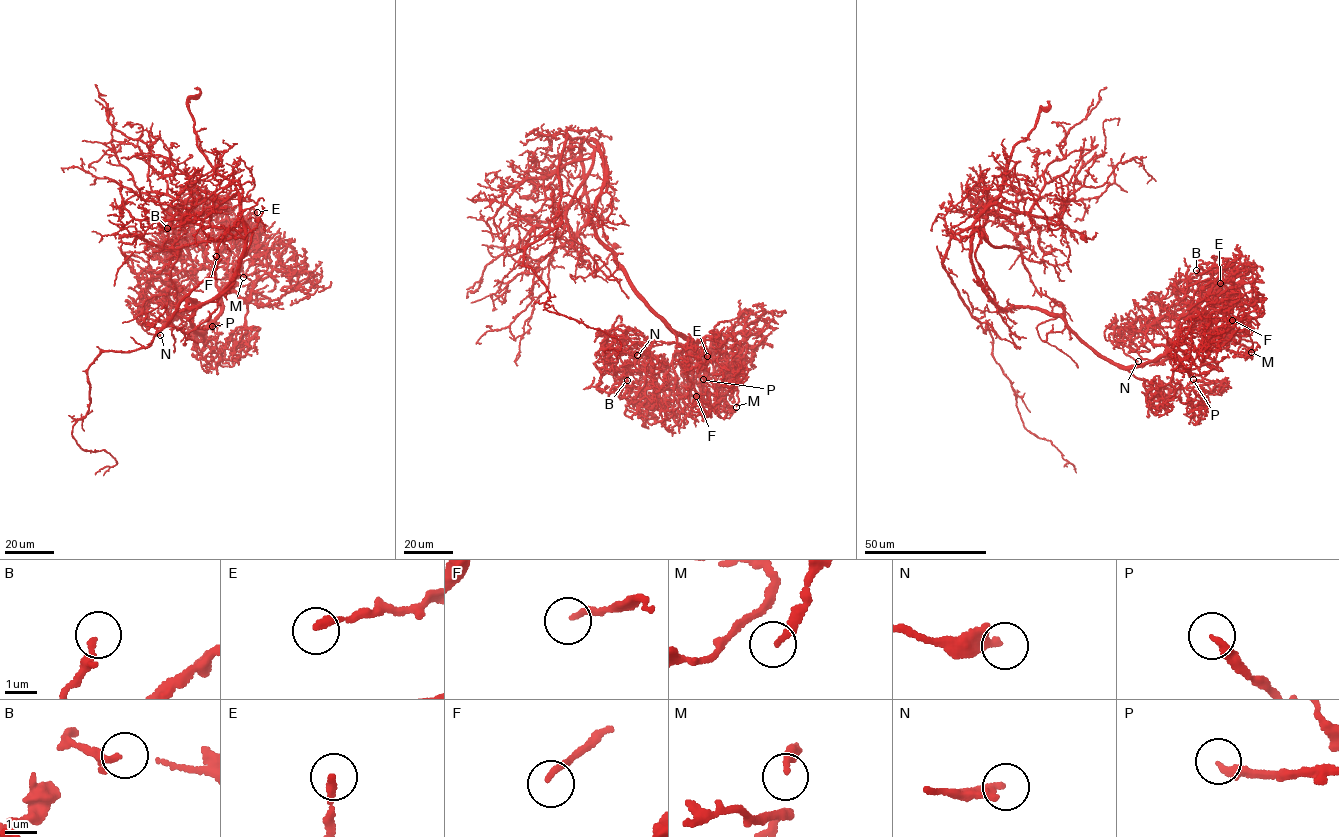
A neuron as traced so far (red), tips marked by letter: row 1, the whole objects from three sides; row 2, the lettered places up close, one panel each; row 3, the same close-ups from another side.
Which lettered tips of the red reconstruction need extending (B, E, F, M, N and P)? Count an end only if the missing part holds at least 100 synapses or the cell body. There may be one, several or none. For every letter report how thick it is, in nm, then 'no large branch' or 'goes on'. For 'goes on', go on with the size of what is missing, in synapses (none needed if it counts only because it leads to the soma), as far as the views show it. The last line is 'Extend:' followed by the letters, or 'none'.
B: calibre 220 nm; no large branch
E: calibre 240 nm; no large branch
F: calibre 180 nm; no large branch
M: calibre 150 nm; no large branch
N: calibre 280 nm; no large branch
P: calibre 280 nm; no large branch
Extend: none

